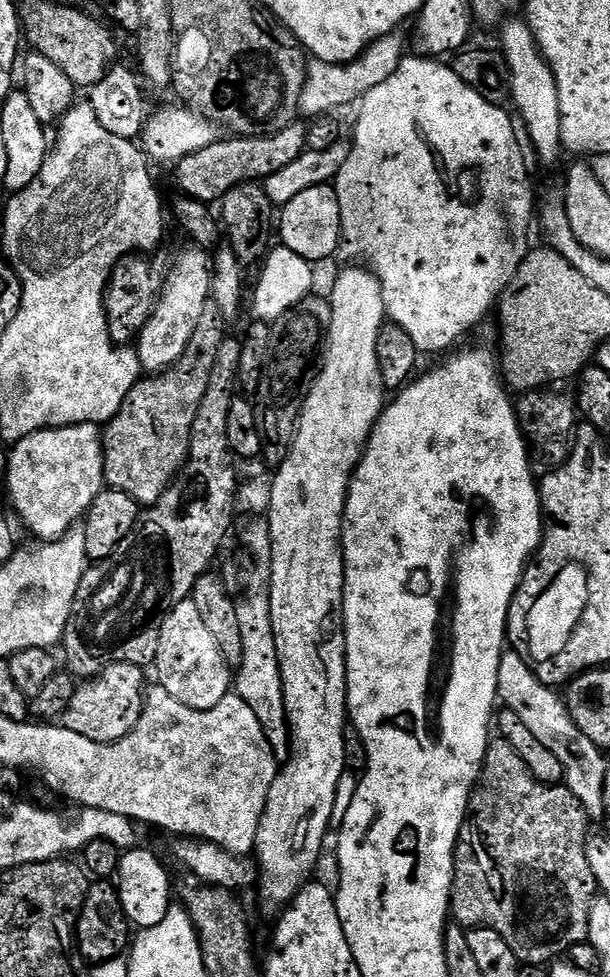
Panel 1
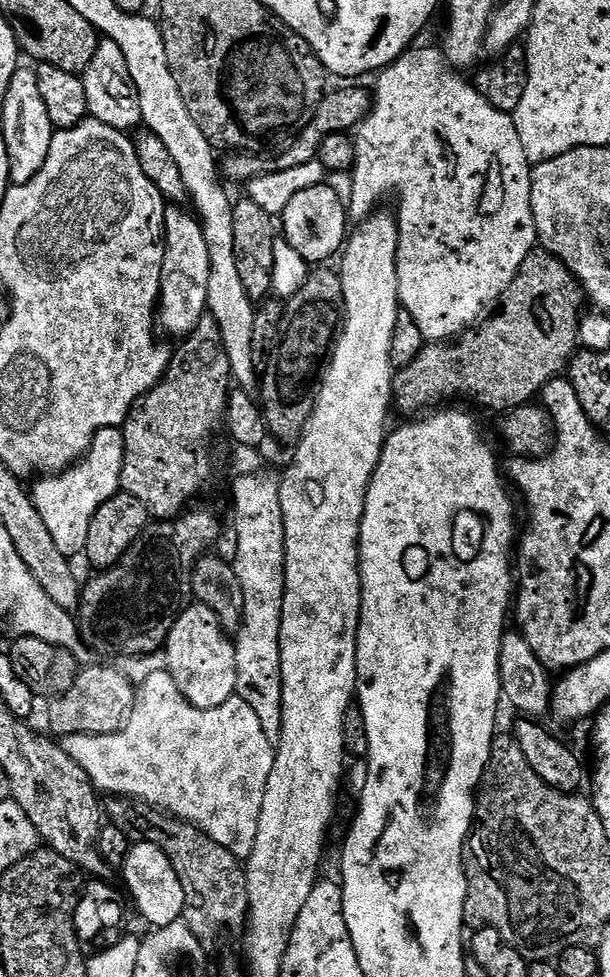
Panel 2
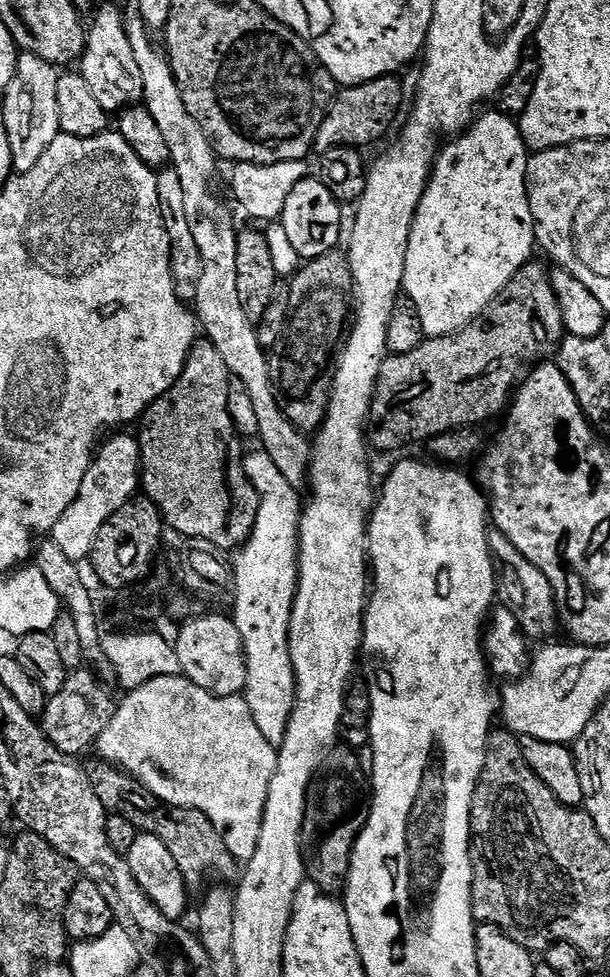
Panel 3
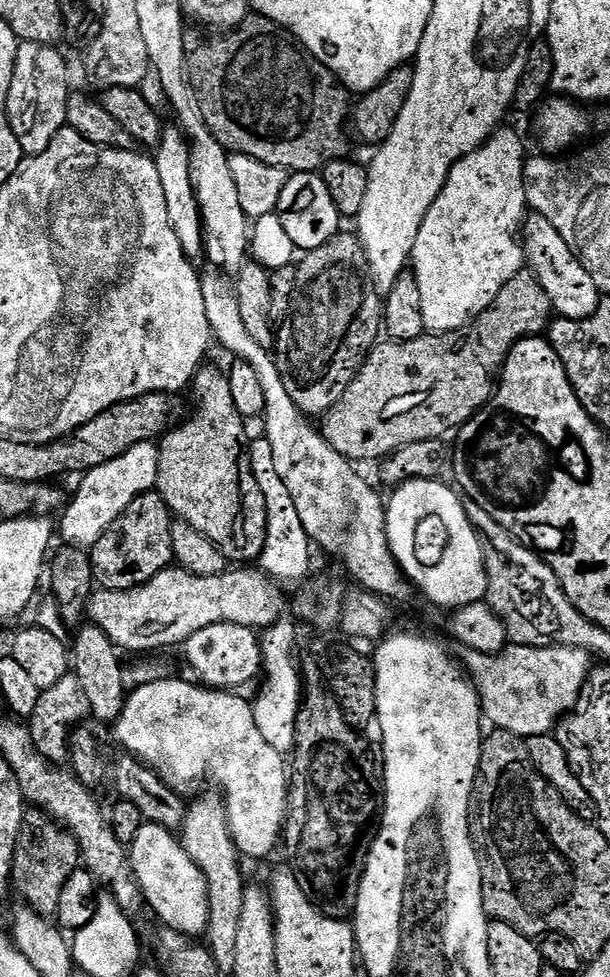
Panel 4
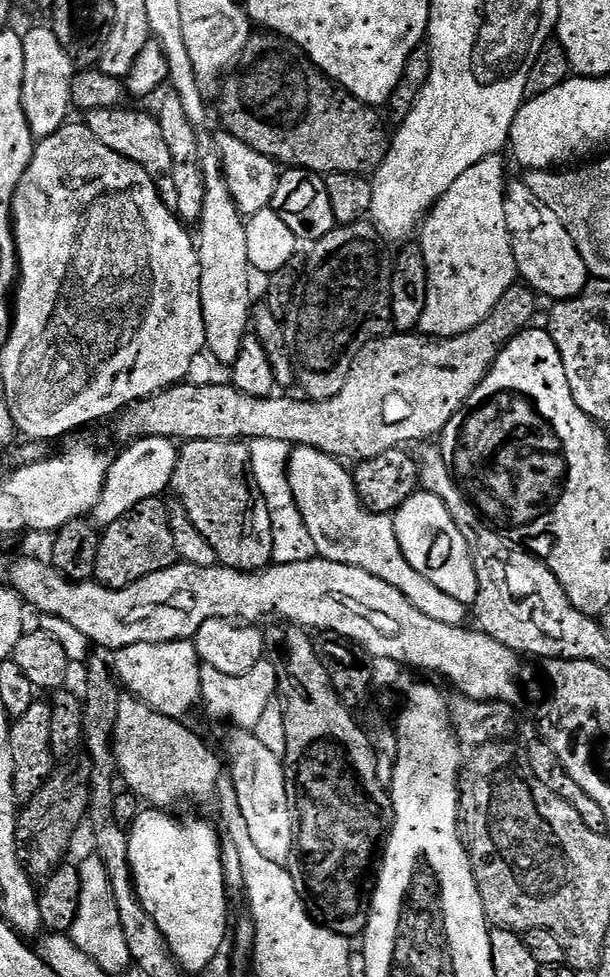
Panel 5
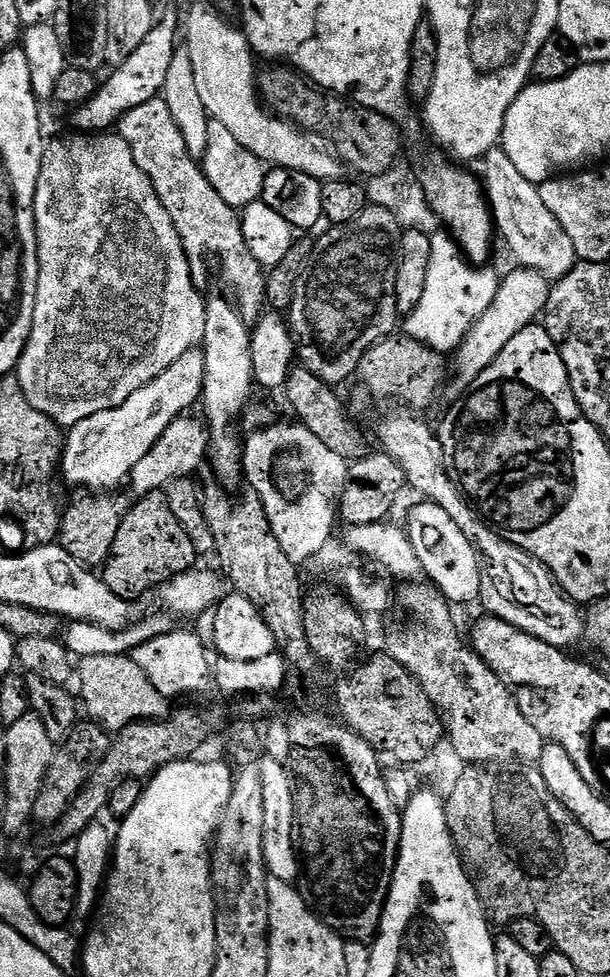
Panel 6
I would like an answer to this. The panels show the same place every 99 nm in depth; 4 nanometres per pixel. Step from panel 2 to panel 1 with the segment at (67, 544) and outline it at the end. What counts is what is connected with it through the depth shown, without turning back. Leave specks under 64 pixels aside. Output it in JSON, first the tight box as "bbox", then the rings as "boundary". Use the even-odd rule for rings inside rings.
{"bbox":[8,424,105,542],"boundary":[[[71,424],[69,427],[36,432],[20,453],[9,451],[8,463],[20,463],[20,473],[8,488],[12,508],[24,519],[40,542],[60,540],[75,527],[98,494],[105,489],[104,441],[101,425]]]}

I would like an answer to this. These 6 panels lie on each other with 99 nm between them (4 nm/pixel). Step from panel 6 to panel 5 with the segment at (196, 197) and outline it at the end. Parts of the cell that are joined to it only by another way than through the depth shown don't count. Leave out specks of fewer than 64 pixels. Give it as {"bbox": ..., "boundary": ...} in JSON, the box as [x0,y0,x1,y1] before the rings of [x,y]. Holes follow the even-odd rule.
{"bbox":[86,106,178,206],"boundary":[[[129,106],[119,108],[103,108],[87,113],[86,123],[88,129],[102,142],[102,146],[110,146],[118,154],[130,158],[155,182],[160,191],[160,197],[165,204],[175,206],[178,202],[178,194],[174,178],[172,177],[172,159],[170,158],[170,146],[166,146],[166,138],[162,138],[162,126],[155,115],[148,112],[135,112]]]}

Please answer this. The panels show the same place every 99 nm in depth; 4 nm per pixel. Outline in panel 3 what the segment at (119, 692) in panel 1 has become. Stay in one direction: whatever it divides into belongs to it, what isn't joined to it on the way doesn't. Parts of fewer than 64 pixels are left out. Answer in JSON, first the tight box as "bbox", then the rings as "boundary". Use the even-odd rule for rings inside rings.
{"bbox":[42,667,117,758],"boundary":[[[87,667],[69,671],[68,681],[62,686],[62,690],[58,690],[58,694],[48,697],[48,705],[44,708],[42,717],[42,727],[46,738],[50,742],[54,742],[54,746],[58,746],[58,750],[62,750],[62,754],[73,758],[83,757],[83,752],[95,745],[96,739],[100,737],[102,730],[106,730],[110,718],[116,712],[117,701],[112,700],[107,686],[94,673],[88,671]]]}

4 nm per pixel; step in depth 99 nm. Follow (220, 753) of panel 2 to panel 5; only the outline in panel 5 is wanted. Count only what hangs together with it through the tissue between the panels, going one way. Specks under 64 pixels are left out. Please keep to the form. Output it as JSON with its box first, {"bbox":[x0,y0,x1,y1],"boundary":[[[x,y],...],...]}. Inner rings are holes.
{"bbox":[228,730,296,865],"boundary":[[[236,730],[228,740],[228,752],[232,755],[233,783],[236,785],[236,797],[240,803],[240,819],[243,831],[248,833],[250,842],[262,854],[262,858],[270,858],[270,862],[287,865],[292,858],[292,843],[296,837],[296,825],[294,823],[294,813],[292,806],[288,802],[288,791],[284,776],[284,766],[281,757],[276,756],[262,742],[258,742],[255,731]]]}

